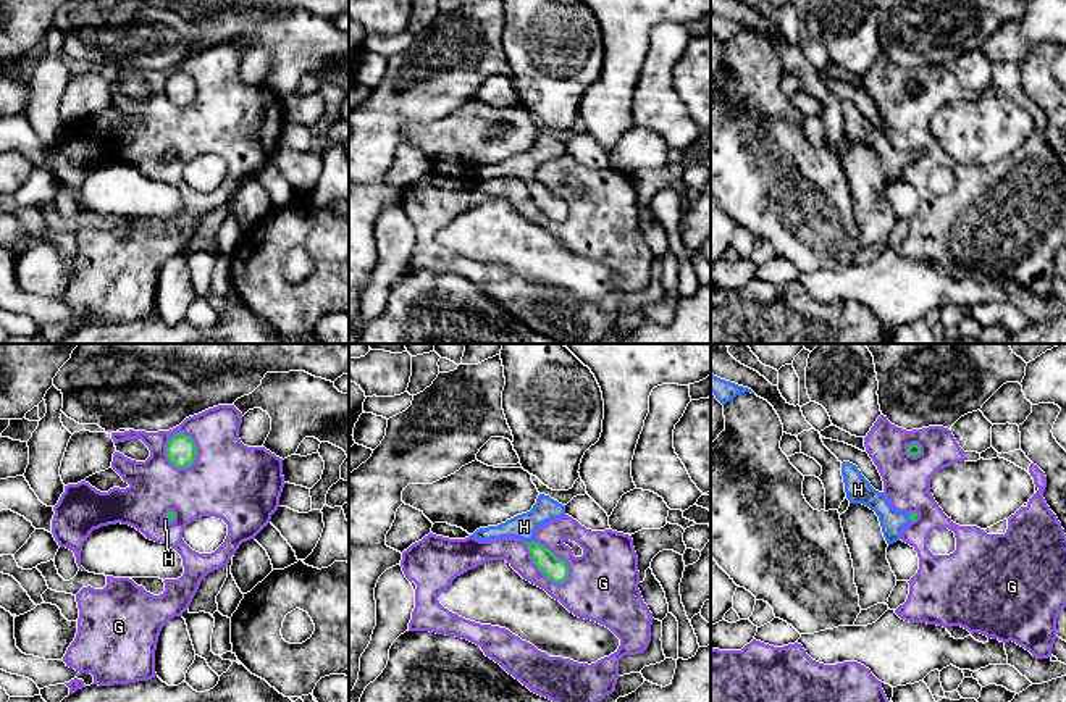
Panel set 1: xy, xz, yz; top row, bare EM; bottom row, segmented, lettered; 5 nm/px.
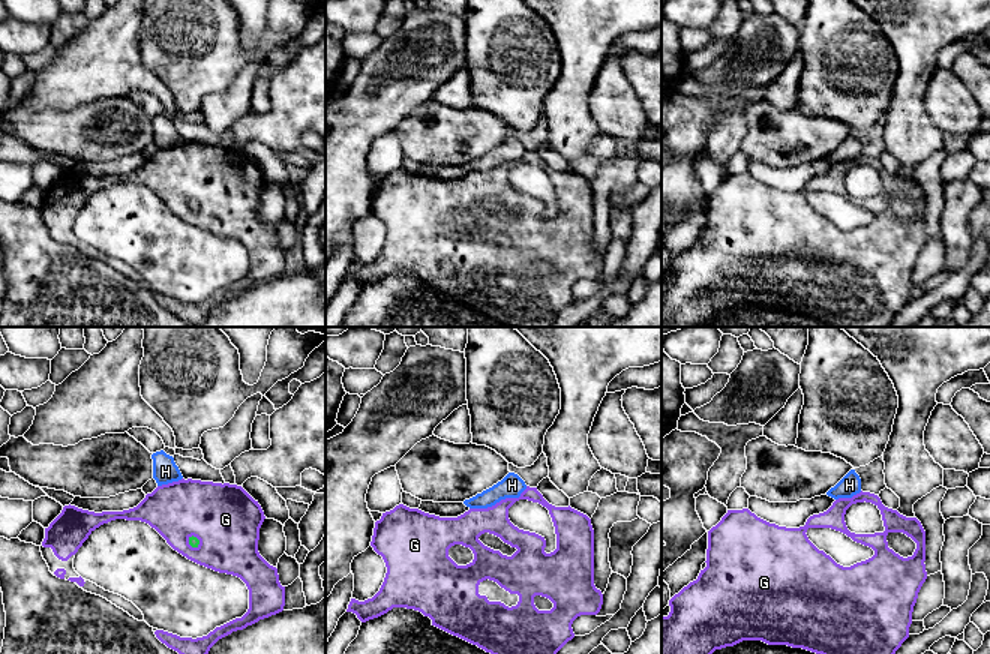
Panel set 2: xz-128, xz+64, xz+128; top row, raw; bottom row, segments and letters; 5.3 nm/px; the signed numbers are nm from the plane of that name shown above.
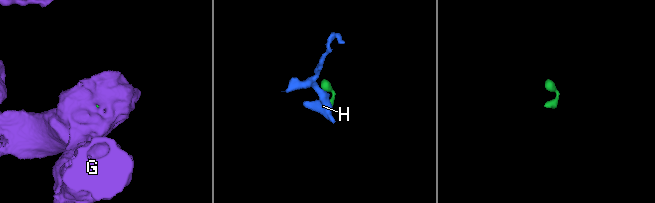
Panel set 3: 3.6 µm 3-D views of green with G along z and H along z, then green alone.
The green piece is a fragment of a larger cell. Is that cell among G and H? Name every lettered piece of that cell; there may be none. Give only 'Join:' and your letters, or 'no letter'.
Join: H

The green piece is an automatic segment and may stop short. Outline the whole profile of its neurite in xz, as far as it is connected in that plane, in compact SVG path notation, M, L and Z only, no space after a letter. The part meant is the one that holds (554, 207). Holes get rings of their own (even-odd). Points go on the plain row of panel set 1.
M539 132L533 147L527 152L517 153L497 165L476 168L472 174L480 179L518 176L527 181L533 202L554 221L564 221L569 216L569 205L557 197L549 187L535 181L536 168L552 158L565 153L565 144Z

